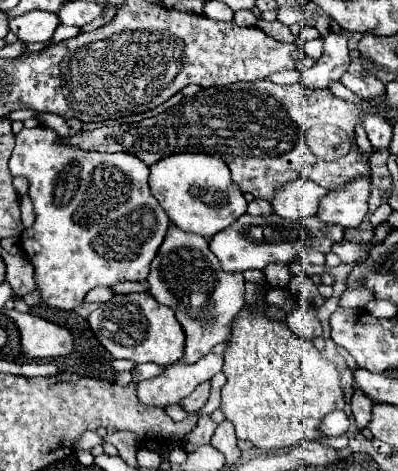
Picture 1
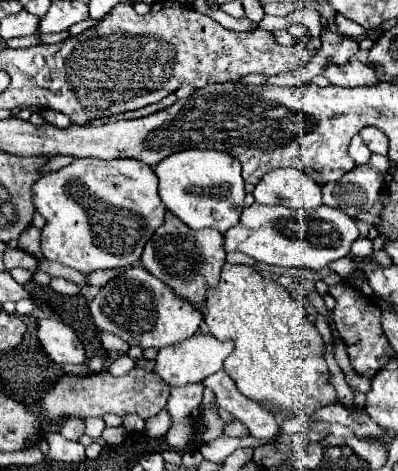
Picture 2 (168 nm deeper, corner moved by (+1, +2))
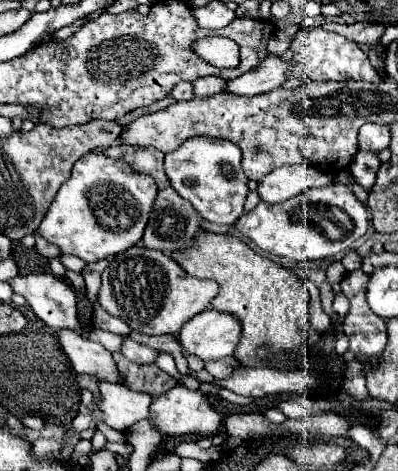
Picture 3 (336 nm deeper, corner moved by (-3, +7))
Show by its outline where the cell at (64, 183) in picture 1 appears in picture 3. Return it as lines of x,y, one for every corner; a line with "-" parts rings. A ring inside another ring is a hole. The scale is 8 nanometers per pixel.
88,153
74,165
72,177
58,189
50,209
46,211
46,215
40,221
36,231
48,243
58,245
62,253
76,255
84,261
108,259
112,255
126,251
128,247
136,245
142,239
144,227
148,223
148,215
150,215
154,199
156,199
156,191
158,191
158,187
150,175
136,173
124,161
118,161
118,159
112,159
106,155
98,155
98,153

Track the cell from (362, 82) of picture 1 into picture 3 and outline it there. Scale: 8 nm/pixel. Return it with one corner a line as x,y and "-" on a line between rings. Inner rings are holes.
318,25
304,27
292,37
290,49
294,51
292,69
286,73
288,77
298,77
302,81
380,81
376,69
370,65
368,55
360,49
358,43
332,33
324,31

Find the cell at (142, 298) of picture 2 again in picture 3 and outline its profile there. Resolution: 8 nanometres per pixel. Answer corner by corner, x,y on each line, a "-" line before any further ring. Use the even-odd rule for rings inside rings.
132,245
126,253
110,259
102,273
98,301
110,315
120,317
136,331
146,335
174,335
188,319
206,311
216,293
218,283
214,279
190,277
172,257
144,245

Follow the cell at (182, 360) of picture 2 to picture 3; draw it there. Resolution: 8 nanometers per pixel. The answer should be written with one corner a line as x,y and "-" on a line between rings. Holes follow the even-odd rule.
206,309
180,329
180,339
188,353
206,361
232,355
240,341
240,333
242,325
236,317
230,317
230,313
218,313
216,309

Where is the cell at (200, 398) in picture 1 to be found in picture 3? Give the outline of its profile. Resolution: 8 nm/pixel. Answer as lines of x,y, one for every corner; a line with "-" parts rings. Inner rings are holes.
172,387
162,397
156,397
150,403
150,419
154,421
154,427
162,435
188,435
188,433
200,433
204,437
212,437
218,431
220,415
210,407
206,397
200,391
190,391
186,387

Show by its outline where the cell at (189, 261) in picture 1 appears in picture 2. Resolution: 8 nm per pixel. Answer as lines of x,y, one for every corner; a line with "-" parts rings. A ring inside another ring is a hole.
168,212
164,224
154,232
150,242
144,246
140,262
146,270
150,270
150,274
166,282
178,298
190,302
200,312
206,312
206,290
218,286
220,272
226,264
226,252
222,250
222,234
212,228
204,228
198,232
190,230
182,220

